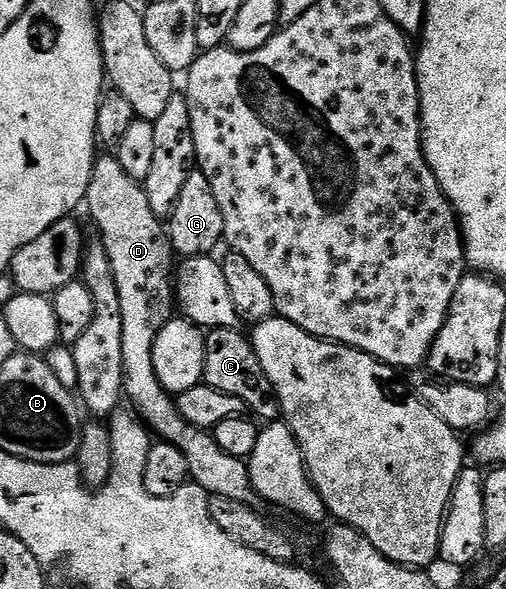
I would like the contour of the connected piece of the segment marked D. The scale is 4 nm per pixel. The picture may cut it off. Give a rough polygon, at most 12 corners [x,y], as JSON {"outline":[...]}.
{"outline":[[97,158],[84,203],[122,305],[123,394],[209,496],[256,507],[247,462],[154,373],[172,243],[141,180]]}

